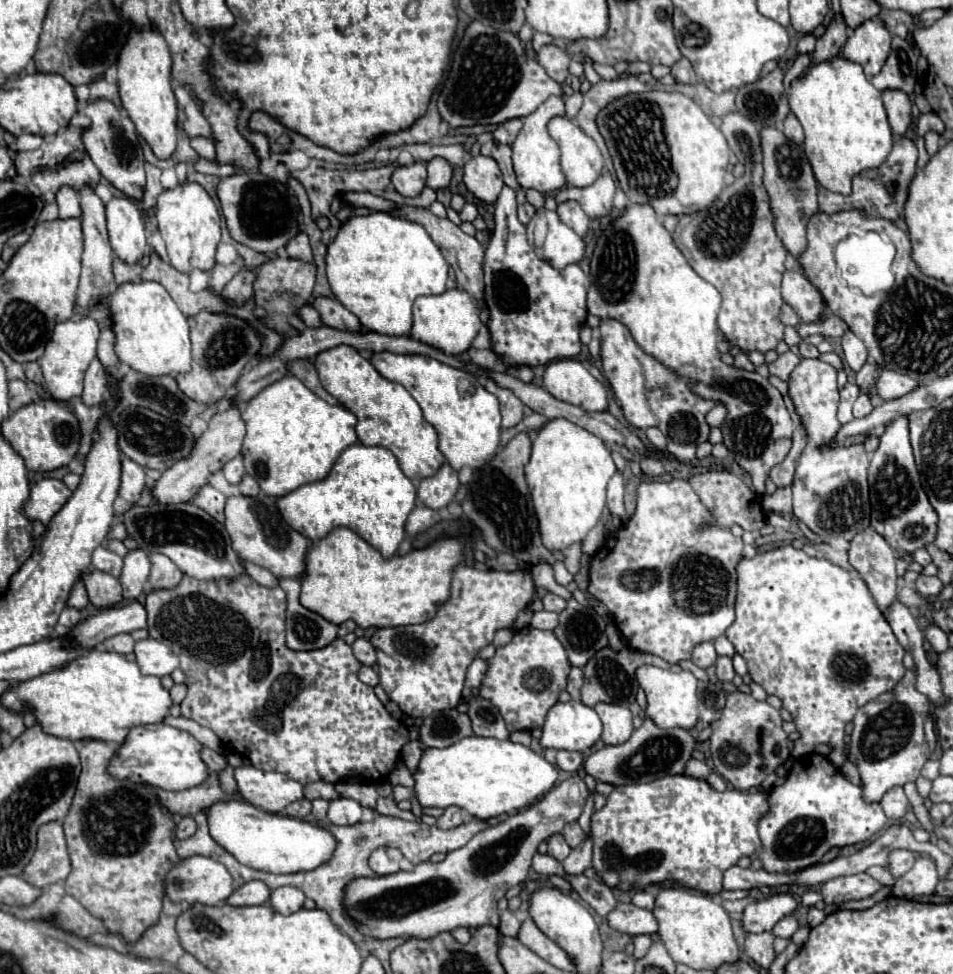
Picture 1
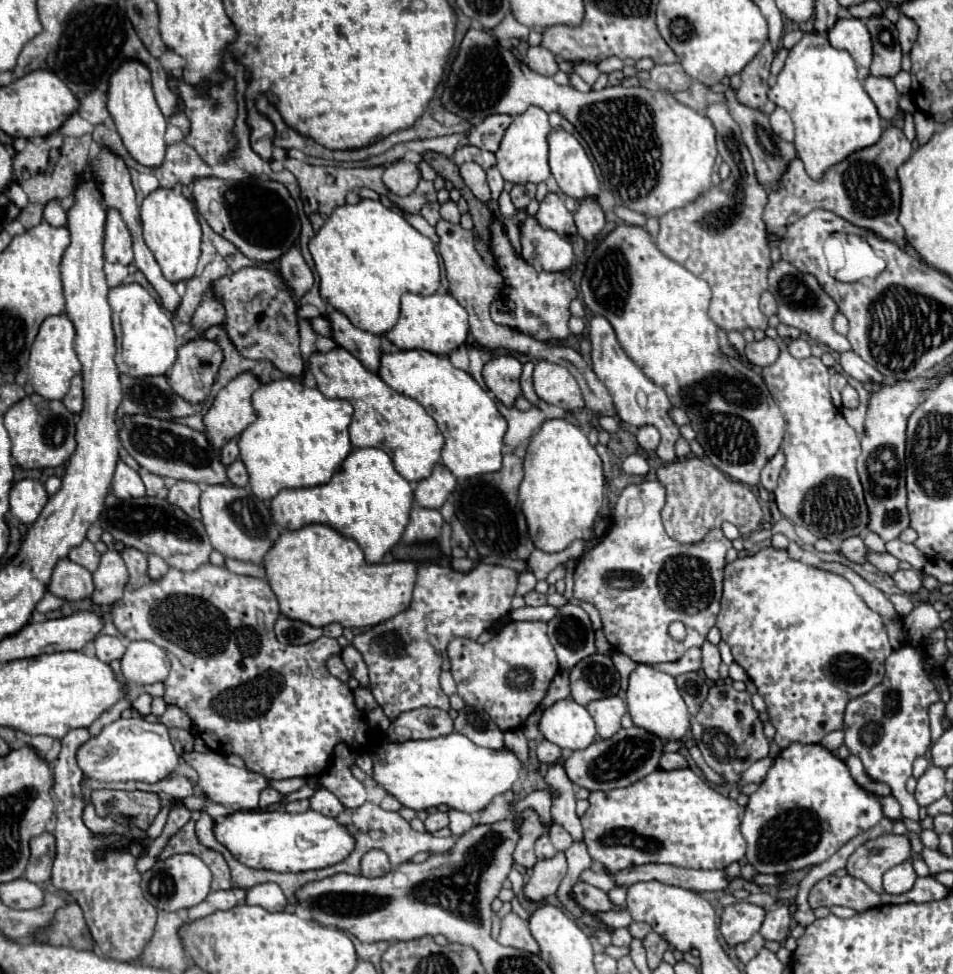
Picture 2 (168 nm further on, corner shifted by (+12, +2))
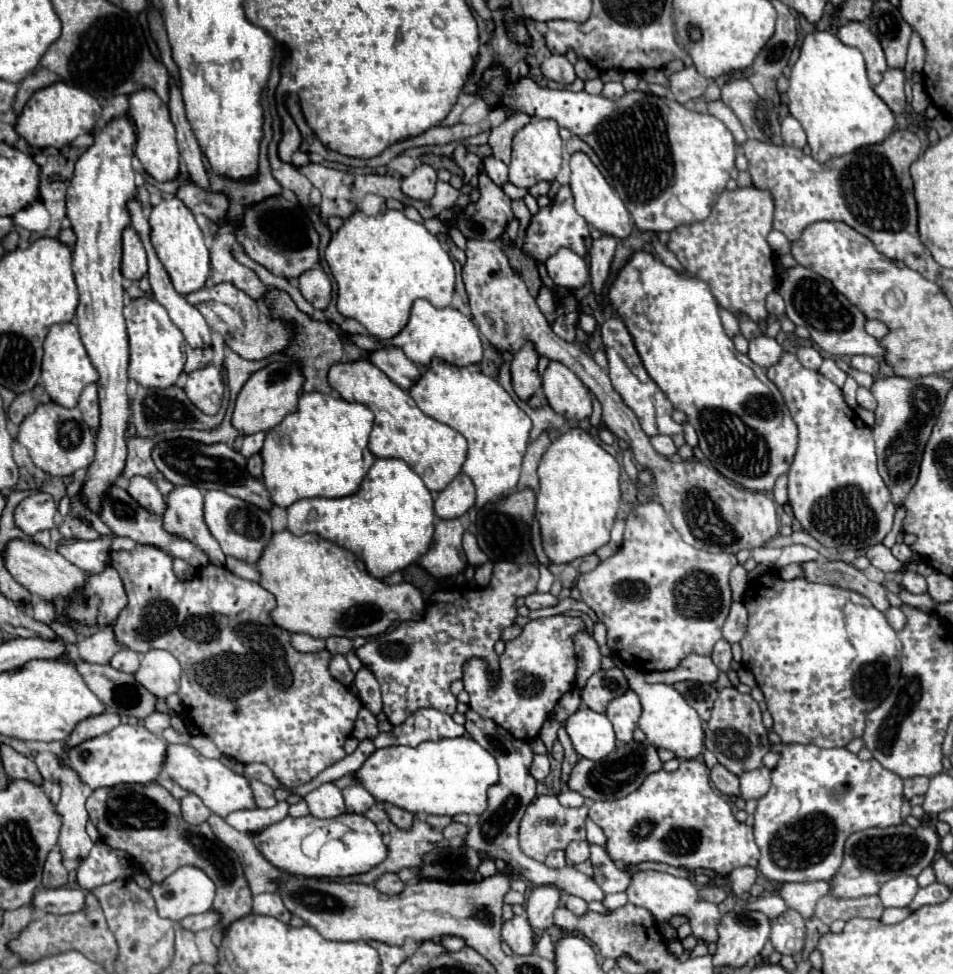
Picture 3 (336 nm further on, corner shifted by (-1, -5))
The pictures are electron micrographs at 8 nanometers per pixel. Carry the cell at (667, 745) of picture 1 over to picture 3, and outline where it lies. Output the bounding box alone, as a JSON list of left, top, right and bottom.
[566,742,662,800]

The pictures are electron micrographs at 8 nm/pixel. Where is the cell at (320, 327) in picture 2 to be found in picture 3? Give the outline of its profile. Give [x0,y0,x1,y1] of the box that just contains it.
[348,300,482,366]

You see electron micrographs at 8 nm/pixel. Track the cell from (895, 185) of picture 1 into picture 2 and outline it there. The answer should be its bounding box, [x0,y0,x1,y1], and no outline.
[763,127,911,247]

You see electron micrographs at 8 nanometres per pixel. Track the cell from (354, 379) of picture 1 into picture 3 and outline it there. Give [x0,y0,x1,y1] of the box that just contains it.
[328,360,466,492]

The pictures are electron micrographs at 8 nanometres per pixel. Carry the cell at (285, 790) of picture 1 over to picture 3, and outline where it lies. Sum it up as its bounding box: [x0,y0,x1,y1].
[164,744,256,818]

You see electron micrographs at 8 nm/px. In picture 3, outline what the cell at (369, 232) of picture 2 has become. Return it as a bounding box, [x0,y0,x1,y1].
[326,210,454,338]

